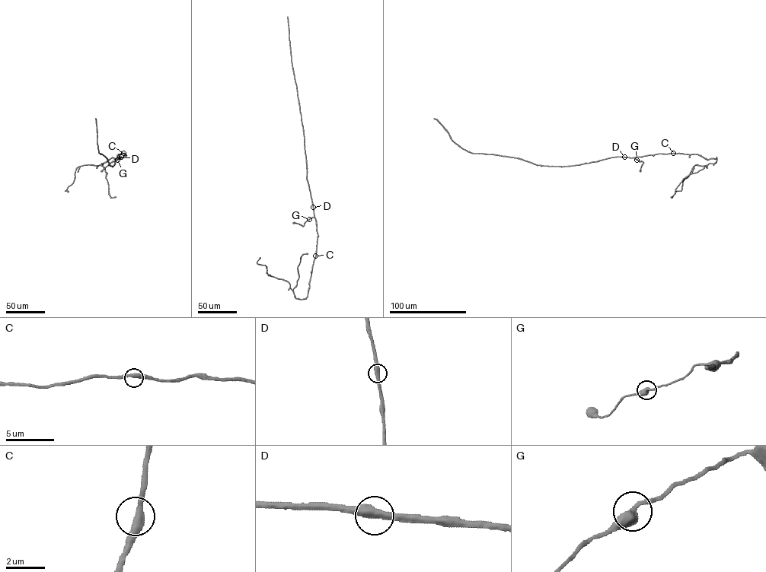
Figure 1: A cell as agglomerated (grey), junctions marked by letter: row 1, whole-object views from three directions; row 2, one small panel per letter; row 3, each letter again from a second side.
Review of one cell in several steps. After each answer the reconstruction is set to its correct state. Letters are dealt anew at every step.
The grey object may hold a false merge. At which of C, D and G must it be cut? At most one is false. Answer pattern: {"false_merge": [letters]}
{"false_merge": []}

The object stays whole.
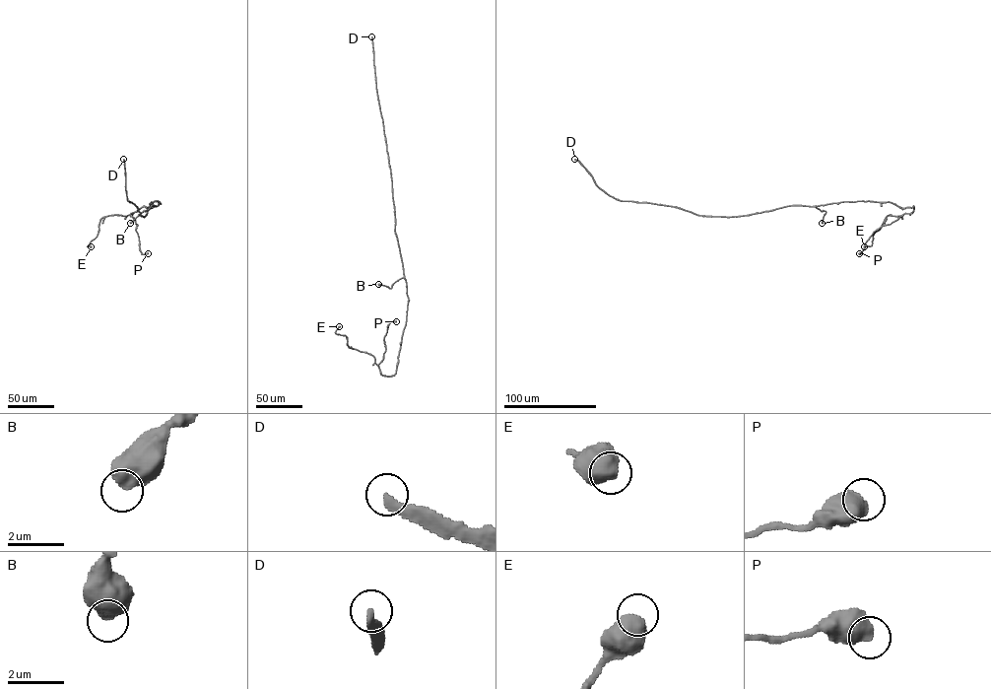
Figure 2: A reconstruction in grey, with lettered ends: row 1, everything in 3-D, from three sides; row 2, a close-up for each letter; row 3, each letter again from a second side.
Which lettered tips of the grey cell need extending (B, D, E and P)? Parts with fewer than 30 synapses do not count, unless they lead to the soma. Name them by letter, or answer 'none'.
D

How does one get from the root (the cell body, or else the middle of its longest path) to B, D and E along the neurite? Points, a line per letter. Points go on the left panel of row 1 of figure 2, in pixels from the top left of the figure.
B: (152, 205), (156, 206), (144, 211), (130, 223)
D: (152, 205), (144, 217), (127, 200), (123, 159)
E: (152, 205), (127, 216), (102, 218), (87, 246), (91, 246)

